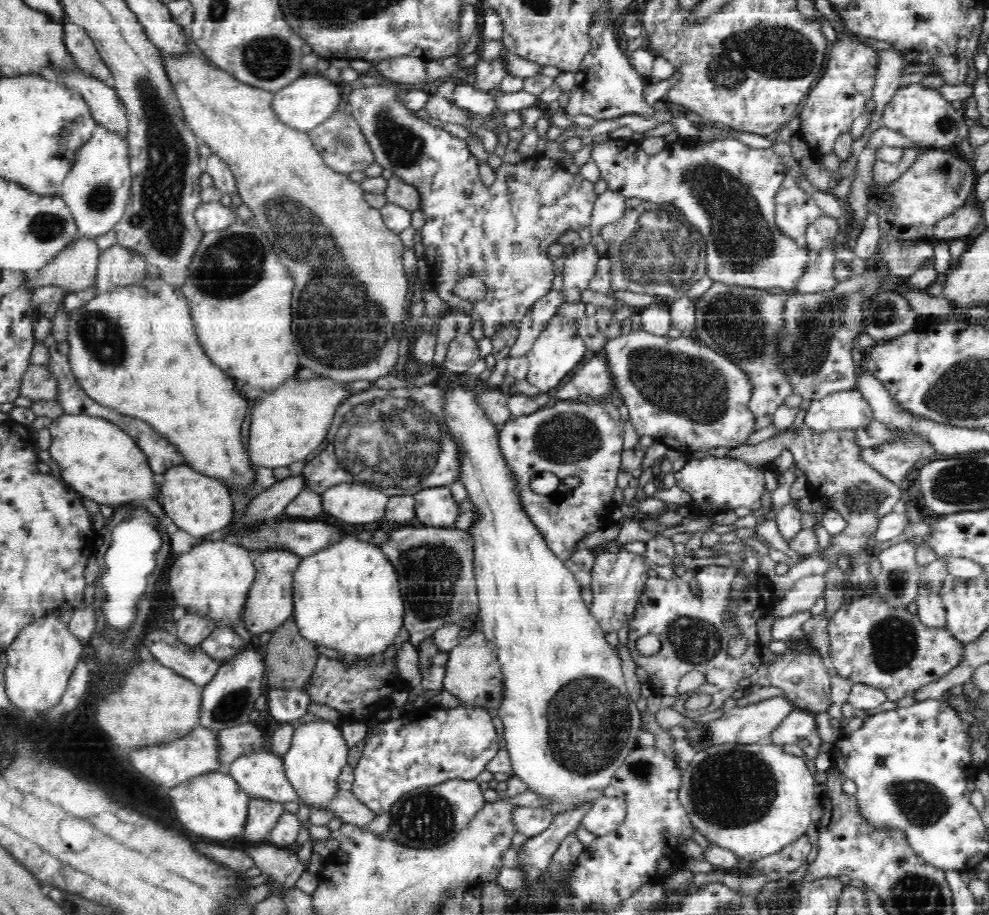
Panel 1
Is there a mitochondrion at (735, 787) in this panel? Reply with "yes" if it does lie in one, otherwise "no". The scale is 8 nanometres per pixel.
yes

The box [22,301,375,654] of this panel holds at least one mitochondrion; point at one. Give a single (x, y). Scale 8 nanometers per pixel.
(102, 335)

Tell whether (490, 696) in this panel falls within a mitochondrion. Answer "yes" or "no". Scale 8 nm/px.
yes

